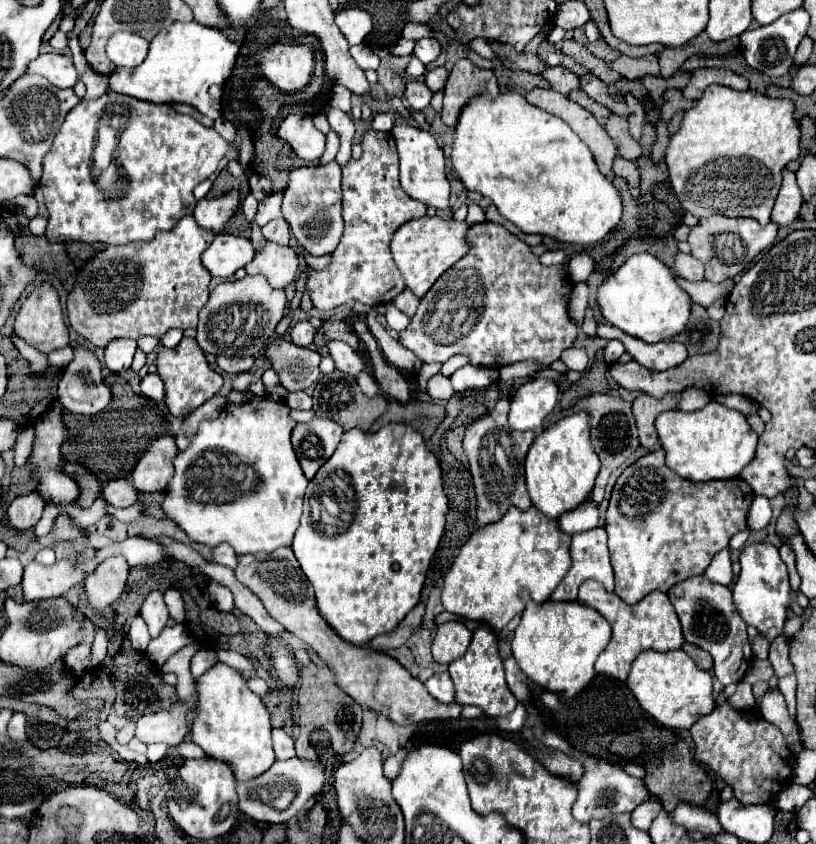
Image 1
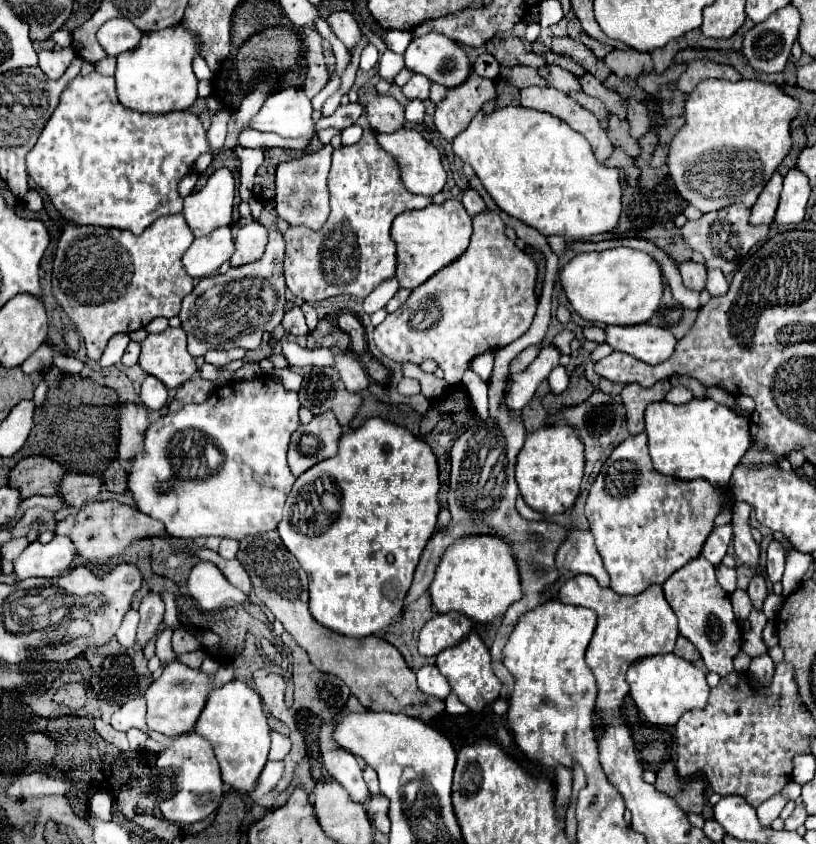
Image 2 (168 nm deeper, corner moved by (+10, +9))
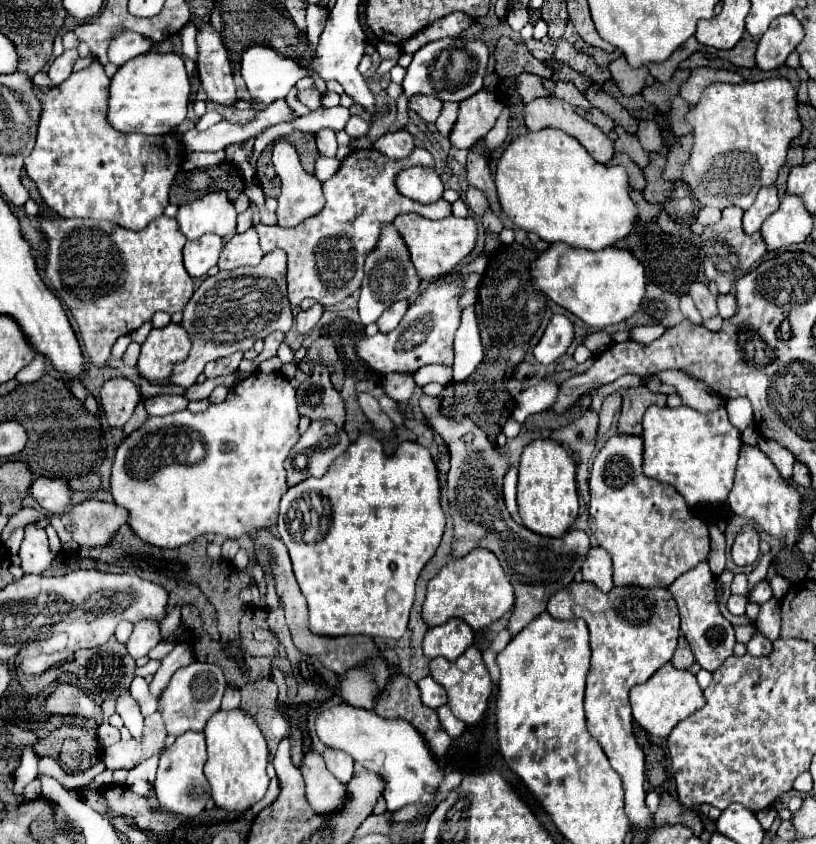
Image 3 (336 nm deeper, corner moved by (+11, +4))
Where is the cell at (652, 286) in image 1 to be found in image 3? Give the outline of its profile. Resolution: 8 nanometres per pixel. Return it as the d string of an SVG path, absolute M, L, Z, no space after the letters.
M553 243L533 265L531 265L531 277L533 285L541 289L547 297L551 297L557 305L565 307L569 313L579 317L583 323L591 327L607 327L607 325L617 325L621 321L627 321L633 317L645 299L645 269L639 263L639 259L627 251L627 249L617 249L617 247L607 247L601 251L589 251L589 249L579 249L579 247L569 247L567 243Z

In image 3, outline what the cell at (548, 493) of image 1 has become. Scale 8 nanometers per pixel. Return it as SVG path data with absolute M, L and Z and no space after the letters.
M535 439L531 441L519 461L519 485L517 485L517 503L523 525L531 531L547 537L561 537L571 523L577 519L579 501L575 487L575 461L567 447L553 439Z

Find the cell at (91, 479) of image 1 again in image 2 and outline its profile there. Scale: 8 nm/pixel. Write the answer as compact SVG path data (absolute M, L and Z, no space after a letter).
M28 456L22 458L8 476L8 486L20 490L20 498L26 500L30 496L56 496L58 486L66 470L44 456Z

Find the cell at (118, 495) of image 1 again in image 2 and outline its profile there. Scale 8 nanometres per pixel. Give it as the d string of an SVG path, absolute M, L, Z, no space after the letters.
M66 474L60 482L58 496L64 500L66 506L82 508L86 502L94 500L102 488L104 488L104 482L100 476Z

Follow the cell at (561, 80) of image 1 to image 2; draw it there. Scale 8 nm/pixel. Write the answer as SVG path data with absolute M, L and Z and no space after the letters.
M544 66L538 70L542 78L546 78L548 86L560 90L560 92L572 92L572 90L580 90L580 82L574 74L570 74L568 70L560 68L560 66Z

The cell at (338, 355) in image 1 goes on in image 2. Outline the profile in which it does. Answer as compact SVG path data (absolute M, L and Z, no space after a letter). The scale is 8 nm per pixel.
M332 348L332 352L336 356L336 366L338 366L342 382L346 384L346 390L366 392L368 384L370 384L370 378L366 374L366 370L362 368L360 360L352 352L340 352L338 348Z

